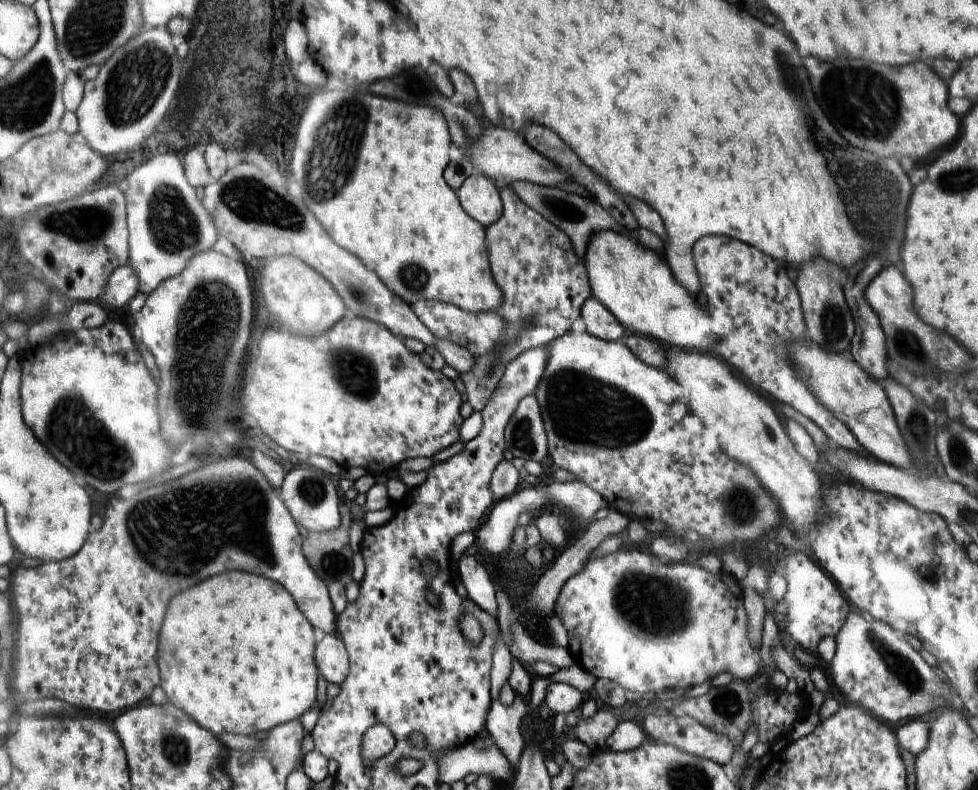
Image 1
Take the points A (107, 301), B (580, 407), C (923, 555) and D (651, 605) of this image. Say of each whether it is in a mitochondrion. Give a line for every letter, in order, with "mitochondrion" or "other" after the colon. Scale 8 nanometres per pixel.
A: other
B: mitochondrion
C: other
D: mitochondrion

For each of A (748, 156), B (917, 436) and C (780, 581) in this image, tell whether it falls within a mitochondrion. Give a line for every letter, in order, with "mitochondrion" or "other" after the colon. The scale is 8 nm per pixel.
A: other
B: mitochondrion
C: other

